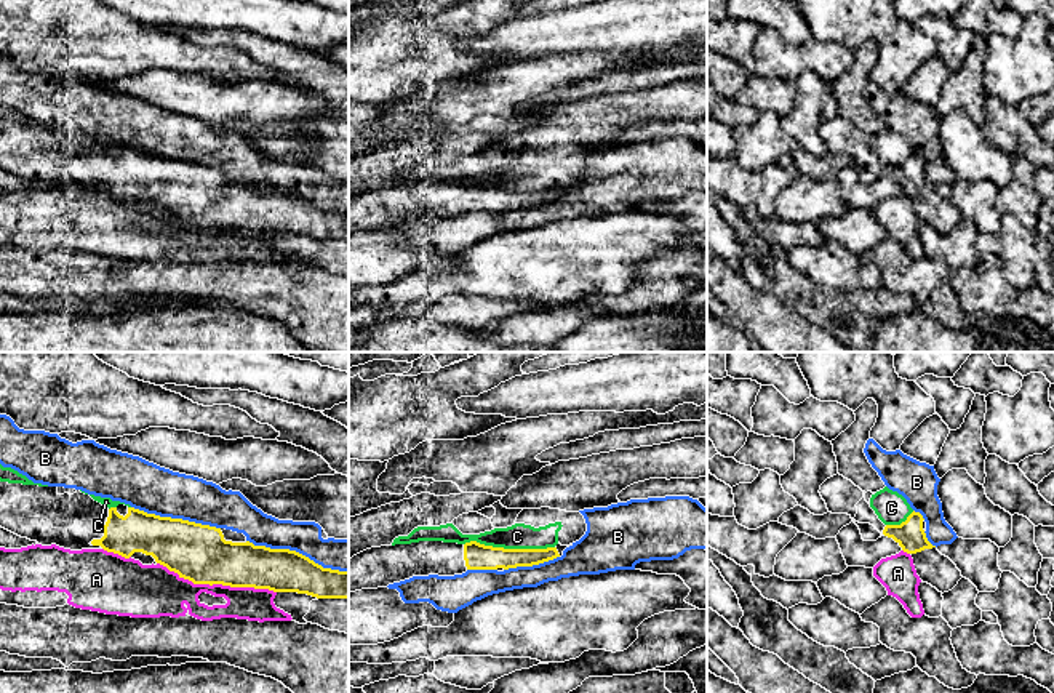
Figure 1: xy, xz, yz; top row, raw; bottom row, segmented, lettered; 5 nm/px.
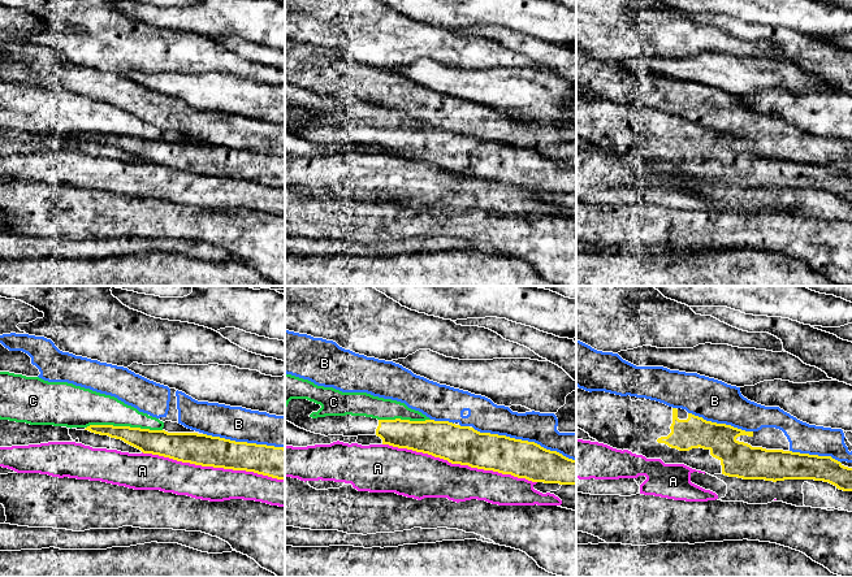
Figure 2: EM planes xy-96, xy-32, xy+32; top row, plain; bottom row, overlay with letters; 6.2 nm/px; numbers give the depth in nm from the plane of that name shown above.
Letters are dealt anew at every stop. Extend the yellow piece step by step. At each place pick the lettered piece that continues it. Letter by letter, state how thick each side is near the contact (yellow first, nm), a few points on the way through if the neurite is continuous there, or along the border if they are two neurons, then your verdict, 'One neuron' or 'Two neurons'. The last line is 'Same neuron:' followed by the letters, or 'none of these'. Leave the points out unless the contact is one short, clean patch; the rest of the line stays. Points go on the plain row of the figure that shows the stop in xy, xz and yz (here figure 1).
A: Thickness 280 nm (yellow) against 200 nm. Two neurons
B: Thickness 220 nm (yellow) against 160 nm. Two neurons
C: Thickness 130 nm (yellow) against 130 nm. Boundary: xz (464, 184), (475, 183), (504, 189), (554, 189). Two neurons
Same neuron: none of these

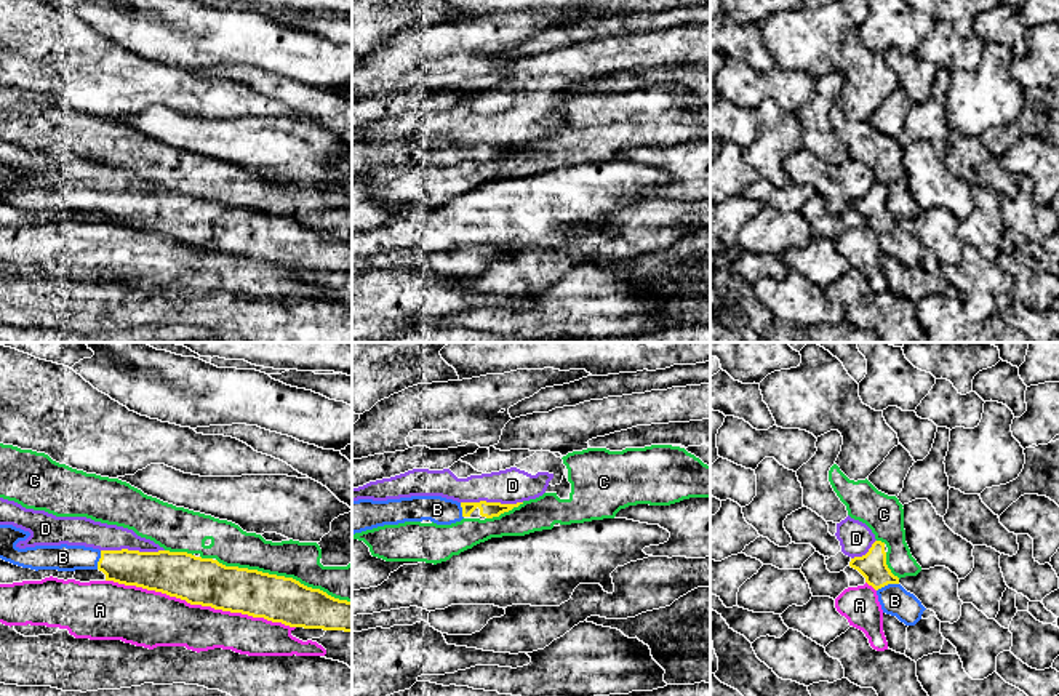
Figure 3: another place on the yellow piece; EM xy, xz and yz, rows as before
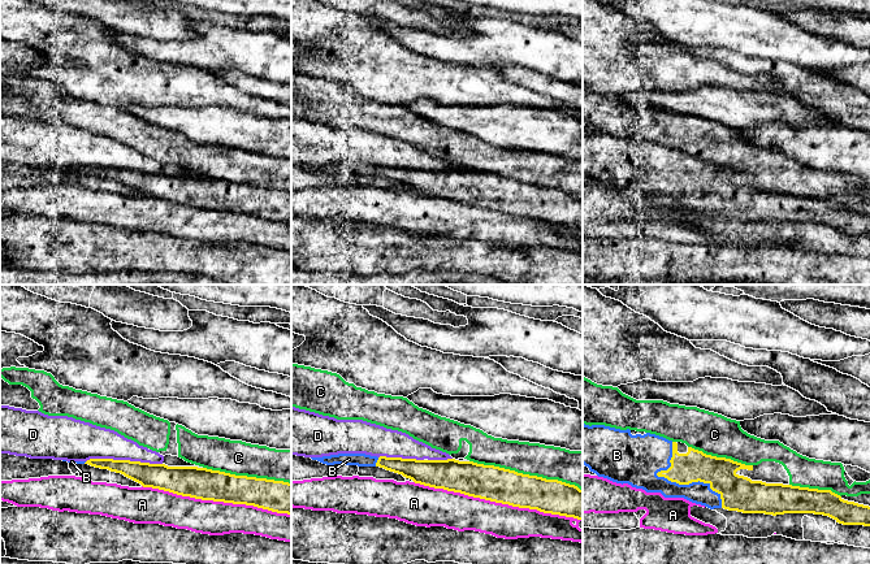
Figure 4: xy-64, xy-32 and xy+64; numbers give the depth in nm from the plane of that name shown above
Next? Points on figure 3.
A: Thickness 240 nm (yellow) against 280 nm. Two neurons
B: Thickness 140 nm (yellow) against 150 nm. One neuron
C: Thickness 240 nm (yellow) against 190 nm. Two neurons
D: Thickness 220 nm (yellow) against 140 nm. Boundary: xy (101, 191), (163, 192). Two neurons
Same neuron: B

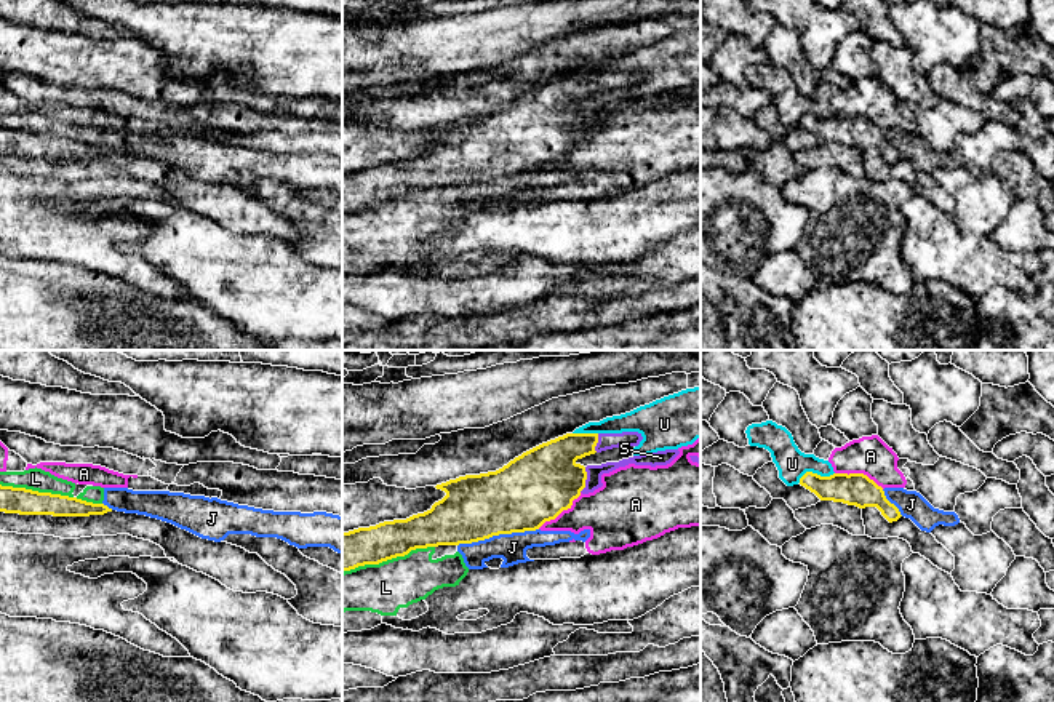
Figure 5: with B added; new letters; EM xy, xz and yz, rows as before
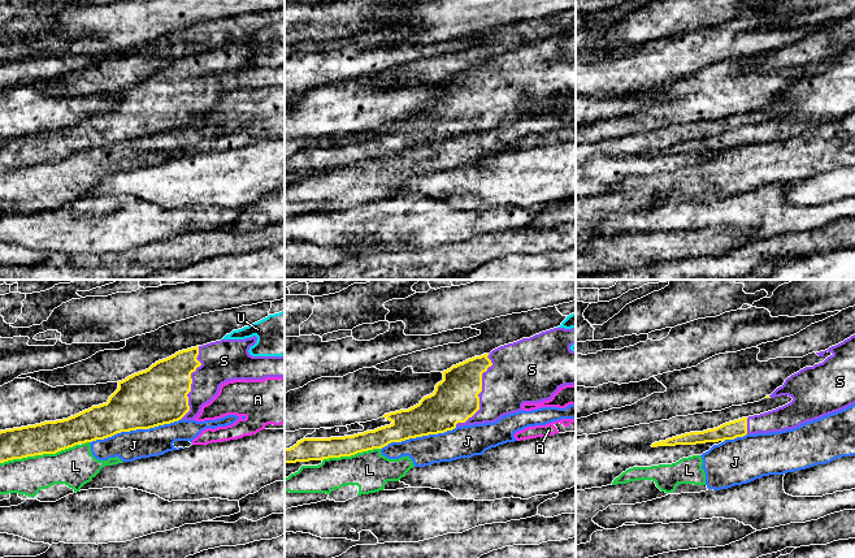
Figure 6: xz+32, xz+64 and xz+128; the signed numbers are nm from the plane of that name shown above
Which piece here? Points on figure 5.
A: Thickness 360 nm (yellow) against 280 nm. Two neurons
J: Thickness 360 nm (yellow) against 140 nm. Two neurons
L: Thickness 190 nm (yellow) against 260 nm. Two neurons
S: Thickness 360 nm (yellow) against 80 nm. One neuron
U: Thickness 160 nm (yellow) against 160 nm. Two neurons
Same neuron: S

